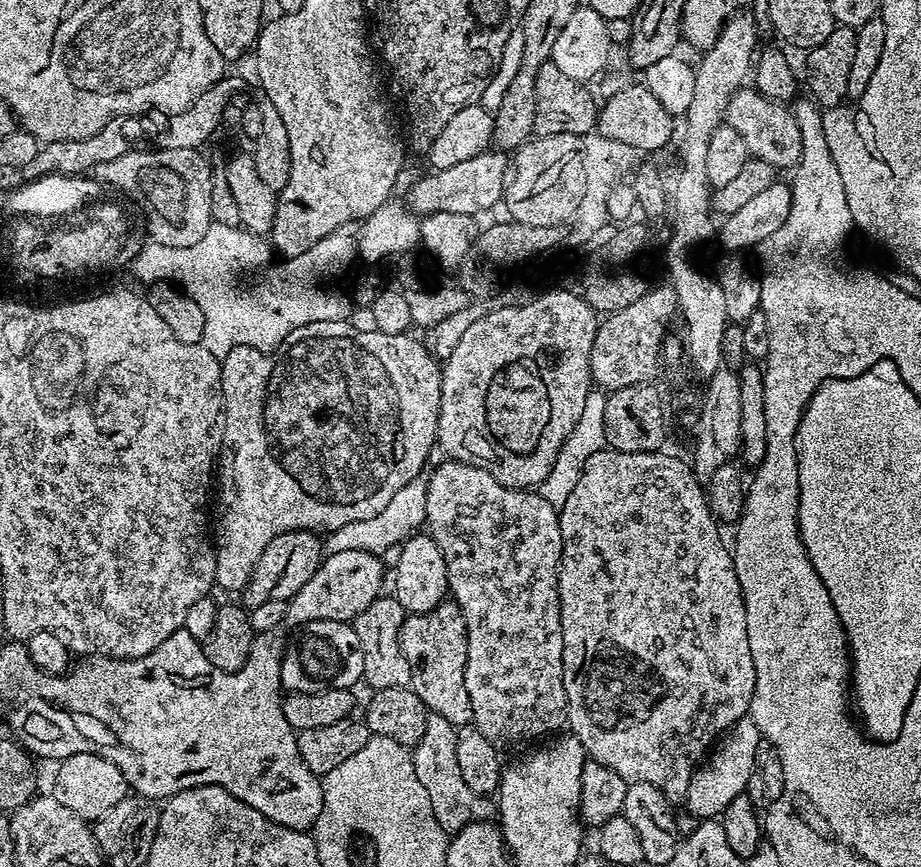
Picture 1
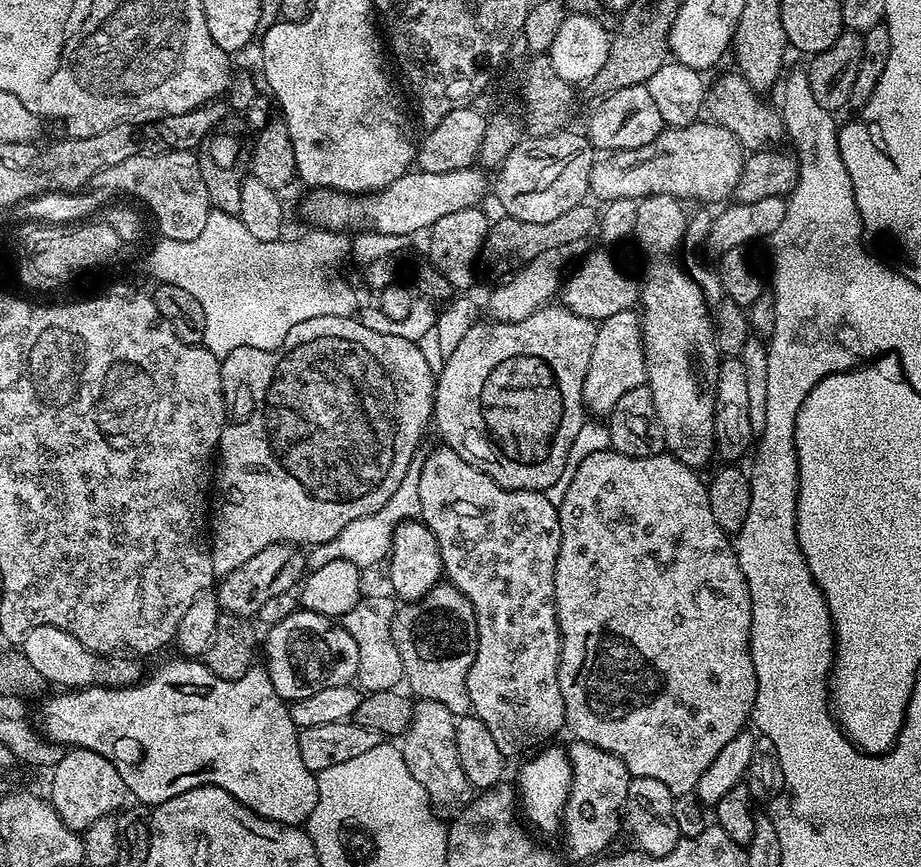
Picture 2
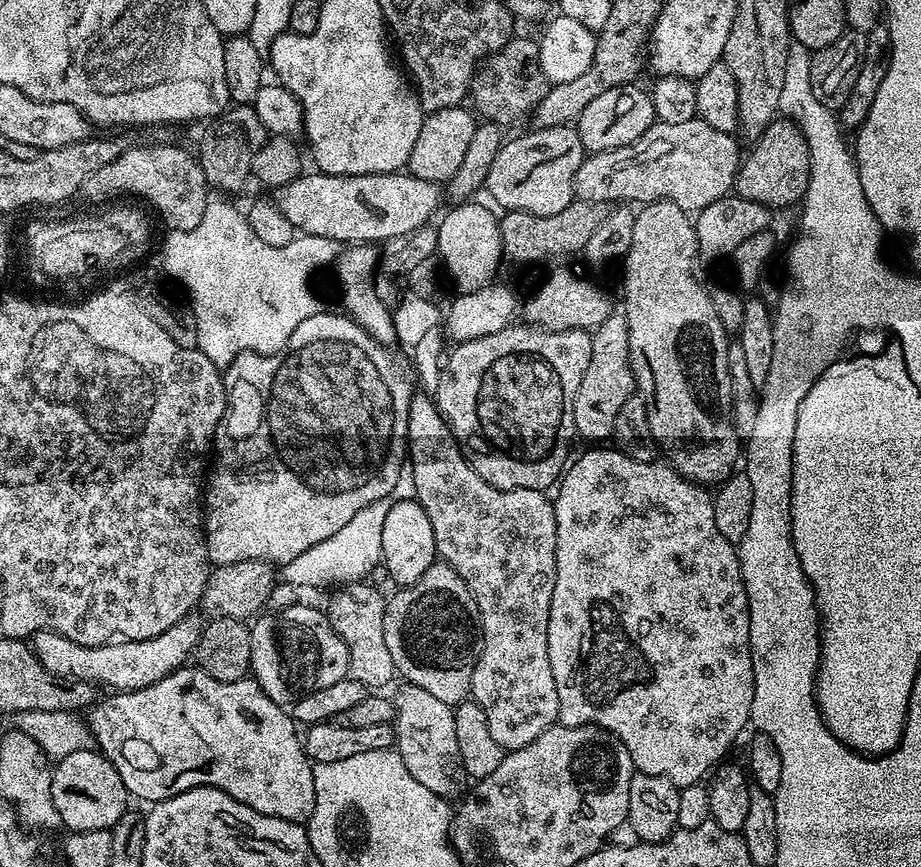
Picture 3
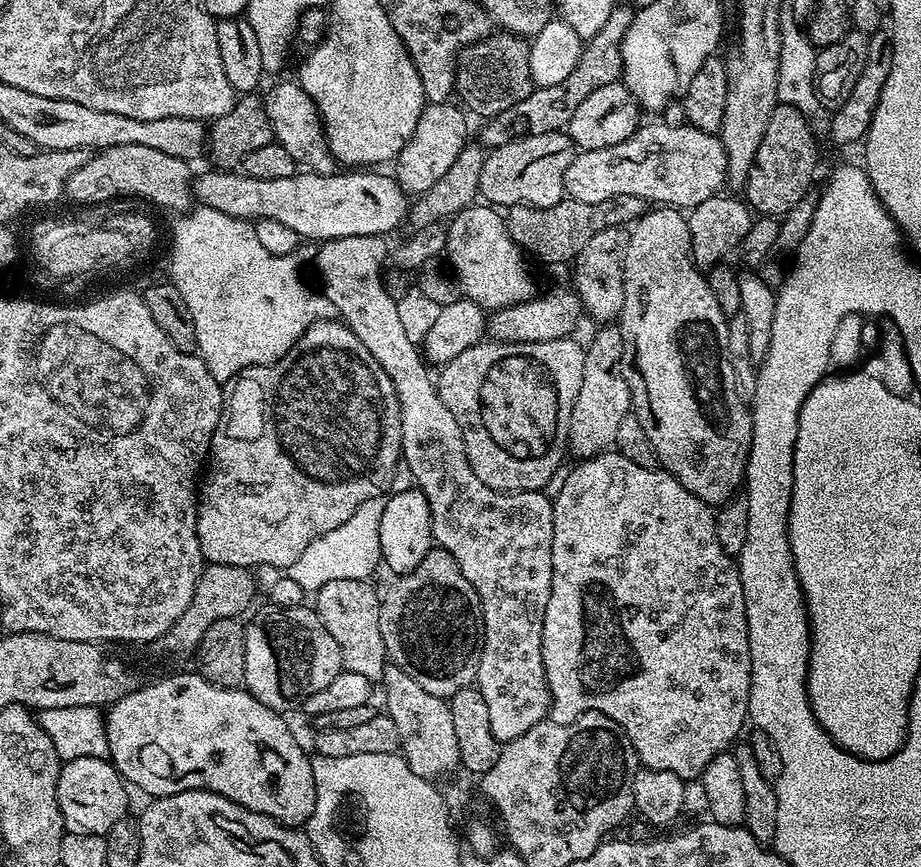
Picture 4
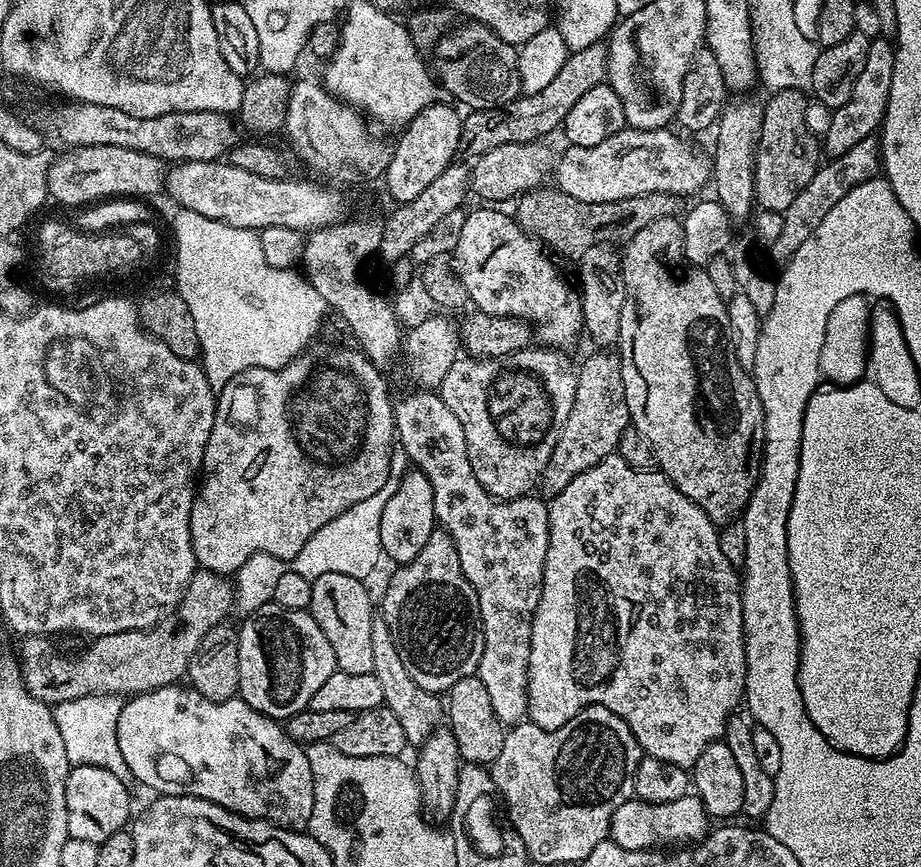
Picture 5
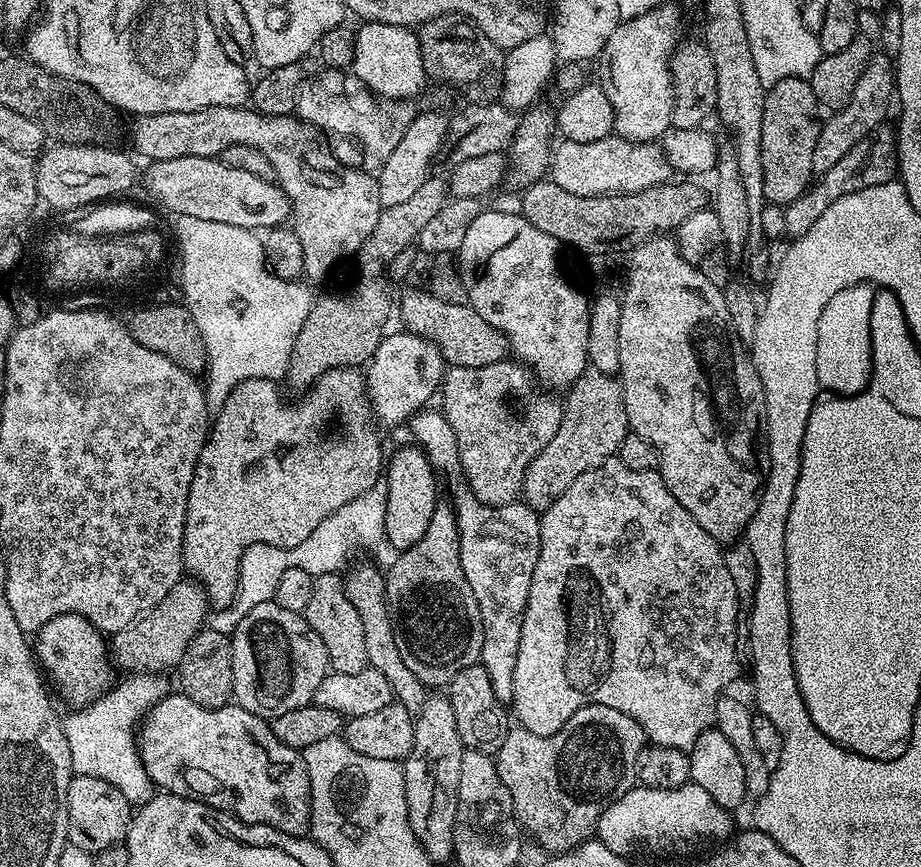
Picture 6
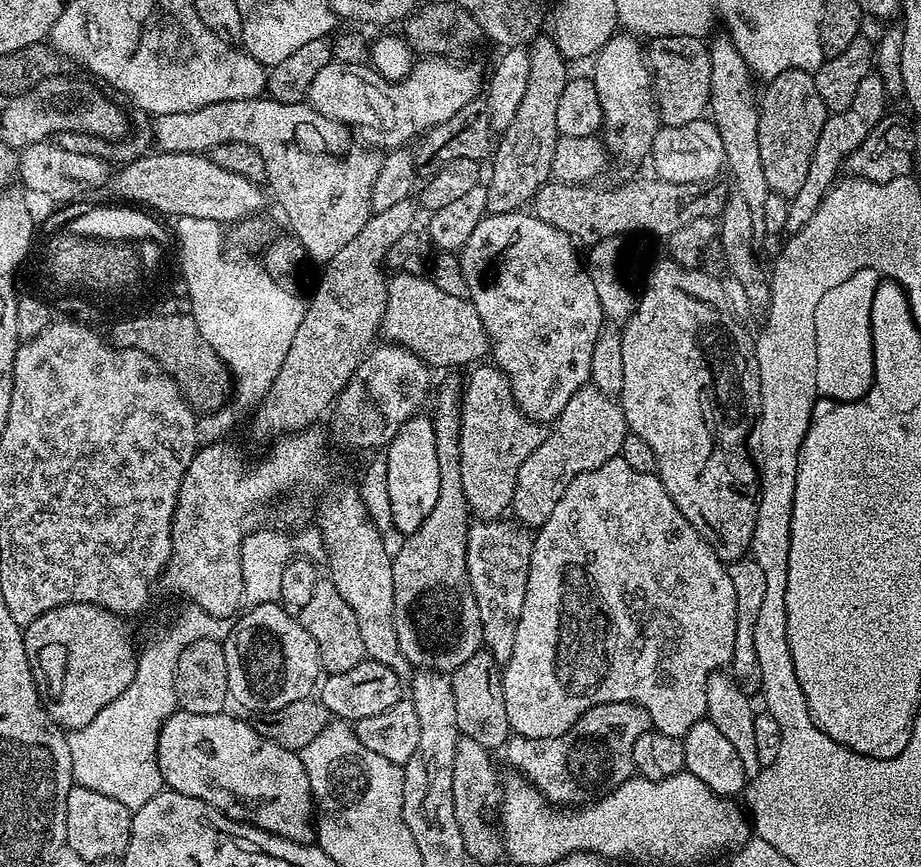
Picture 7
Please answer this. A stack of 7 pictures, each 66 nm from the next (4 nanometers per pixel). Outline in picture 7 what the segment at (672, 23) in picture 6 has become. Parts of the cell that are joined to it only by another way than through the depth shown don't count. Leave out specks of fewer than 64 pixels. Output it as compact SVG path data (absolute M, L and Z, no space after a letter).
M613 34L609 38L609 40L606 41L606 43L604 45L602 45L602 47L599 50L599 52L597 54L595 54L594 62L596 62L596 65L593 66L592 72L590 71L590 78L594 82L594 90L598 90L598 102L602 106L602 118L604 119L604 127L602 129L602 139L603 139L603 141L604 141L609 153L611 153L611 155L613 157L621 156L621 158L624 159L624 160L640 160L640 159L643 158L643 156L644 156L644 159L645 159L645 157L647 157L649 155L649 153L651 153L651 151L652 151L652 143L654 142L655 134L656 134L657 131L659 131L659 129L662 127L662 125L660 123L660 113L656 111L656 97L655 97L655 95L654 95L654 93L652 91L652 73L651 73L651 71L649 69L648 61L646 59L646 52L645 52L645 49L642 47L641 41L639 39L637 39L637 37L635 35L632 35L632 34Z

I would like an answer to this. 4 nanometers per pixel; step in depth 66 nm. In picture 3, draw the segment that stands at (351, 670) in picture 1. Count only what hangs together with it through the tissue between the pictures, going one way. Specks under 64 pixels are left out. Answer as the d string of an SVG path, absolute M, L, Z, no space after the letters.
M297 602L281 612L260 614L251 625L250 669L251 679L262 686L268 699L281 706L291 706L314 690L326 690L334 682L348 676L350 654L346 642L338 638L327 615L308 604Z

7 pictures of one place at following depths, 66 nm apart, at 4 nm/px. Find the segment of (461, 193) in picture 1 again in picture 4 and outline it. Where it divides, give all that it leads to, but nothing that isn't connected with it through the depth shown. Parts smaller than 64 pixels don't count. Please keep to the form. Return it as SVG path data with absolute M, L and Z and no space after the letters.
M240 170L209 171L201 176L199 173L192 182L195 199L203 207L222 210L222 214L249 222L282 222L305 241L386 236L407 221L410 211L410 200L404 189L391 175L383 176L380 170L340 170L330 176L300 170L290 178L269 180L246 176Z

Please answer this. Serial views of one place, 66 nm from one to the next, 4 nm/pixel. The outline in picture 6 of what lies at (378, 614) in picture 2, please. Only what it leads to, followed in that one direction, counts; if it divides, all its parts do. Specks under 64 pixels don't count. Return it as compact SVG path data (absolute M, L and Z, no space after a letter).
M322 573L315 577L314 594L302 615L314 634L322 638L331 671L358 674L358 670L370 667L366 658L366 637L362 634L362 618L358 618L358 610L354 610L354 602L350 602L344 588L344 580L337 573Z

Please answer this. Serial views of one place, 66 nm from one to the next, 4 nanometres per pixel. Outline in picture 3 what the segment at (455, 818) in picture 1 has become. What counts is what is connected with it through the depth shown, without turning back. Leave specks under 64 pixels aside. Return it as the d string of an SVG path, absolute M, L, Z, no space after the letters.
M407 682L401 685L400 693L394 696L396 753L402 758L402 762L406 762L406 770L410 770L410 775L416 781L422 782L422 786L426 786L430 794L438 794L445 798L453 798L452 796L456 795L459 797L465 791L470 778L464 773L462 754L458 754L453 705L434 698L434 694L422 690L422 686L414 686Z

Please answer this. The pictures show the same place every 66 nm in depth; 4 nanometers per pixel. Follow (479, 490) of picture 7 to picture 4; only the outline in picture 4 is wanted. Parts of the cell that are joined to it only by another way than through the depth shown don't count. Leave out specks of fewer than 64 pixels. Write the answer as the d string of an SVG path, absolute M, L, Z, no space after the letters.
M561 338L552 341L522 342L521 344L507 344L497 342L479 342L454 357L448 364L439 369L436 380L436 391L442 402L446 402L446 410L454 414L454 422L462 430L462 442L466 446L466 454L474 474L486 482L496 492L538 492L547 489L552 475L560 468L564 456L568 452L568 431L570 430L570 414L574 410L574 398L578 398L578 386L582 386L582 366L584 365L585 349L579 348L572 338Z

